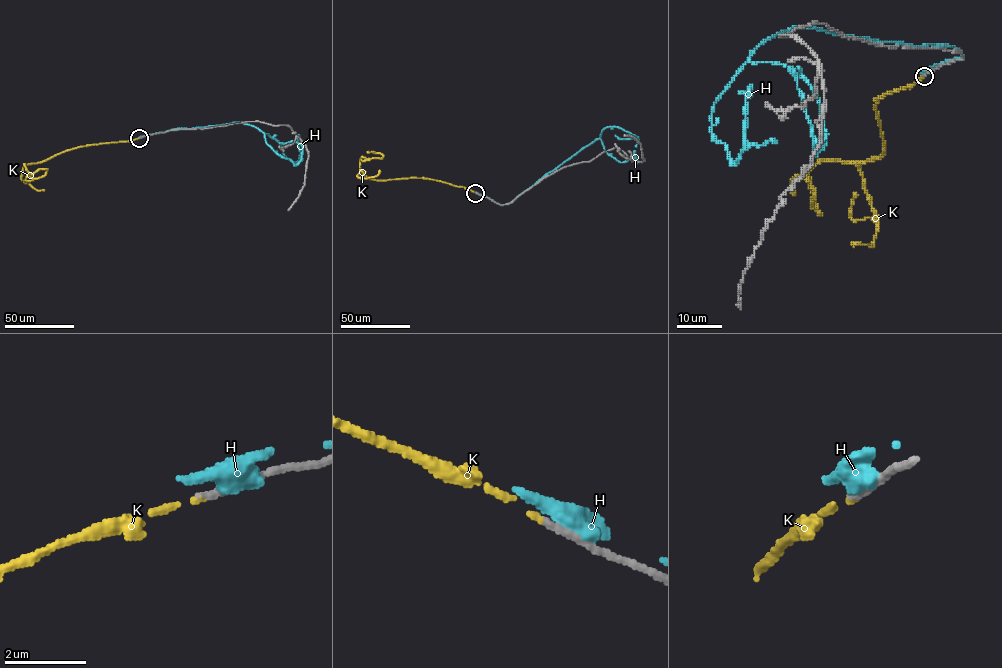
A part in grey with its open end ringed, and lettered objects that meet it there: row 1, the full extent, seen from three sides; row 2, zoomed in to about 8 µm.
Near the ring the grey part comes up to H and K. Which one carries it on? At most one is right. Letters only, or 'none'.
K

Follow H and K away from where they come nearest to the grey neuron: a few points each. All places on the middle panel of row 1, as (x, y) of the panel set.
H: (477, 193), (501, 205), (509, 203), (600, 137), (606, 127), (616, 126), (638, 137), (619, 139), (615, 135)
K: (476, 193), (425, 178), (367, 178), (360, 169), (360, 158), (381, 158), (382, 155), (367, 152)

